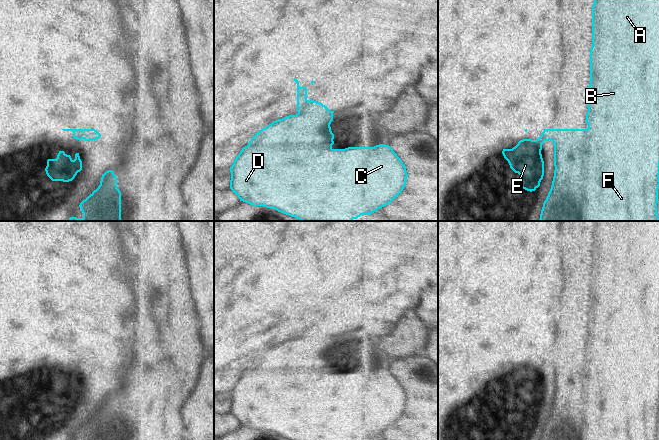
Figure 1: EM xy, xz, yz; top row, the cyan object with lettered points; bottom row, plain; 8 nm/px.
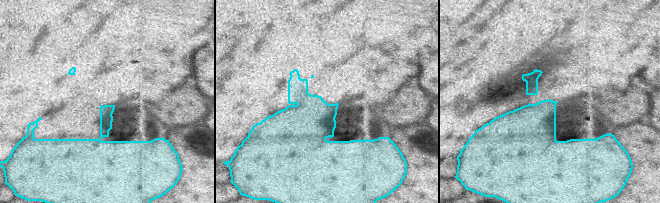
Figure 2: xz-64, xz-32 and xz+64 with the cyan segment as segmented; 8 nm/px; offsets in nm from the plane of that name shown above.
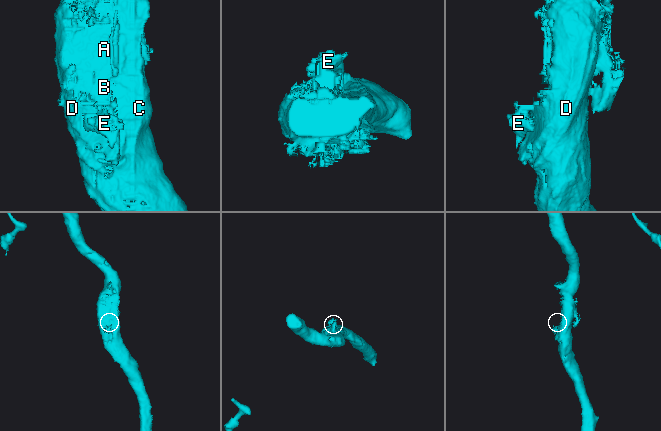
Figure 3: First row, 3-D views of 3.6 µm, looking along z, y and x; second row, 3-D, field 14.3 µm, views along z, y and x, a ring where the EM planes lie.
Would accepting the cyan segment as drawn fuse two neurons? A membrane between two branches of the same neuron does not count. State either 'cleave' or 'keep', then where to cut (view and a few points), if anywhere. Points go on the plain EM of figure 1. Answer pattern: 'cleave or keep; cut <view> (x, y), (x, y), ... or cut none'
cleave; cut xz (327, 332), (306, 329), (298, 337)

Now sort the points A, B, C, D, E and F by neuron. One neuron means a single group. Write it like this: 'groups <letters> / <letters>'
groups A B C D F / E

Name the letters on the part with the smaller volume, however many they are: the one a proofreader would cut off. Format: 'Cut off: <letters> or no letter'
Cut off: E

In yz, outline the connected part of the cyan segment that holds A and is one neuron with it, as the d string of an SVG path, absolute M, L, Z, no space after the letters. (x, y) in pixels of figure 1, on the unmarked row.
M594 221L587 353L546 353L554 368L554 401L540 440L658 440L659 413L659 221Z

